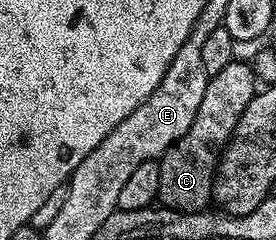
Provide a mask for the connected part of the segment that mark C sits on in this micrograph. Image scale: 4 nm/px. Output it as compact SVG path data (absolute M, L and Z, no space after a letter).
M234 58L219 74L209 78L207 94L199 105L199 114L191 122L191 130L179 138L165 151L159 163L159 200L164 207L178 208L184 212L200 212L210 207L213 200L213 179L217 177L218 153L233 139L235 126L247 110L247 102L259 90L259 79L252 63L244 64L241 58Z

